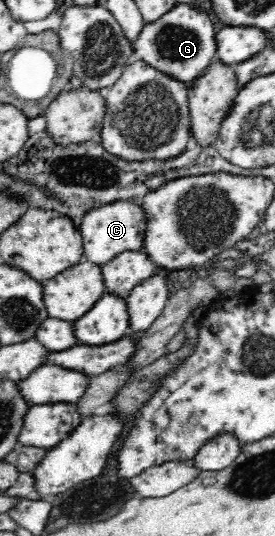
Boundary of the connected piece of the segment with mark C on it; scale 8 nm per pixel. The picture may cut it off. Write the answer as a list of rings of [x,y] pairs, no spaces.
[[[127,199],[115,200],[90,211],[79,224],[83,234],[84,260],[104,266],[117,253],[142,250],[147,234],[147,216],[144,206]]]

